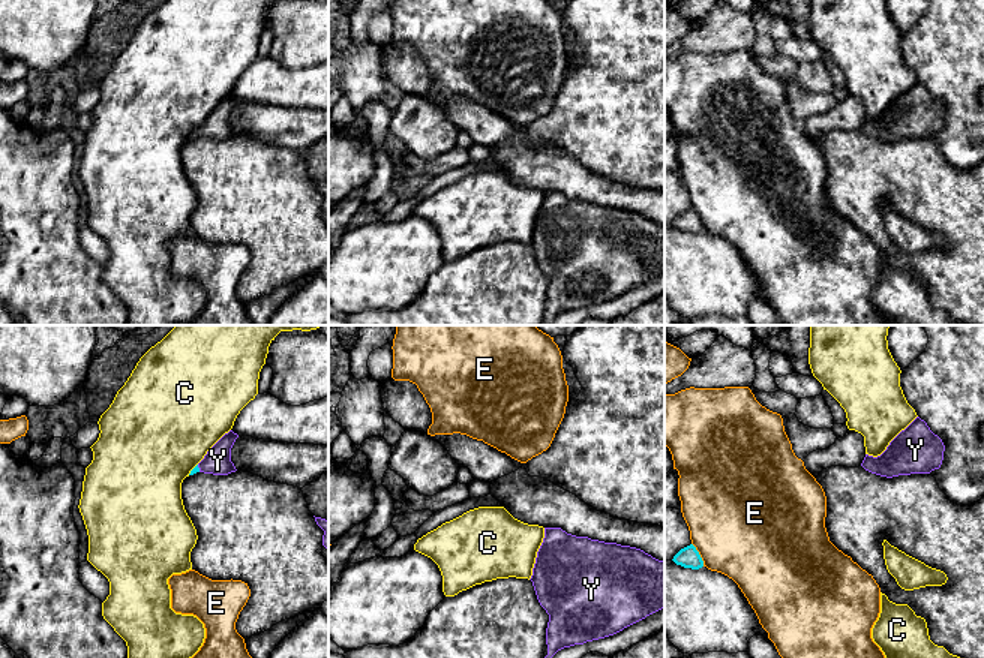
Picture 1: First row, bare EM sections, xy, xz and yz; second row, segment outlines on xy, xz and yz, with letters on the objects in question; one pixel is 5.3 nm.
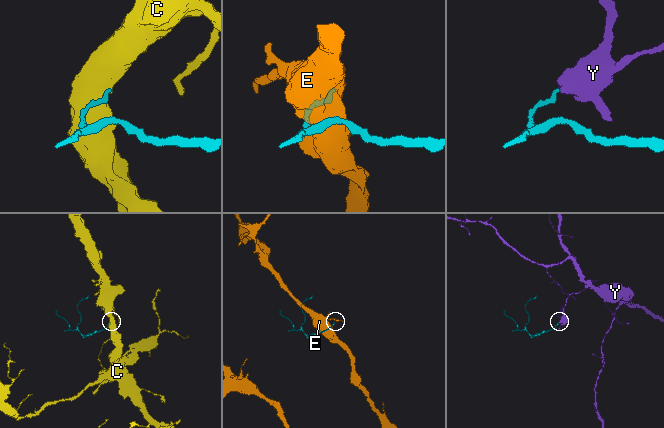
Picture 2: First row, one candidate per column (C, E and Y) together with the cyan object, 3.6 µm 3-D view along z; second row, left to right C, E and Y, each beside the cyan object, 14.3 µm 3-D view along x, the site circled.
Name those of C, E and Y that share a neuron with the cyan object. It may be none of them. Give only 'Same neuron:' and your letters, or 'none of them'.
Same neuron: Y

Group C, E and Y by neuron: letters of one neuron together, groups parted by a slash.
C / E / Y

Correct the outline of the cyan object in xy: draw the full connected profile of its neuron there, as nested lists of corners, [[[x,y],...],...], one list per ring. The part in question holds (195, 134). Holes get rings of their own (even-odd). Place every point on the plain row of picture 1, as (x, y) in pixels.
[[[230,94],[225,97],[204,120],[204,123],[190,135],[189,139],[196,136],[228,139],[236,136],[236,130],[231,126],[231,112],[238,102],[237,97]]]

